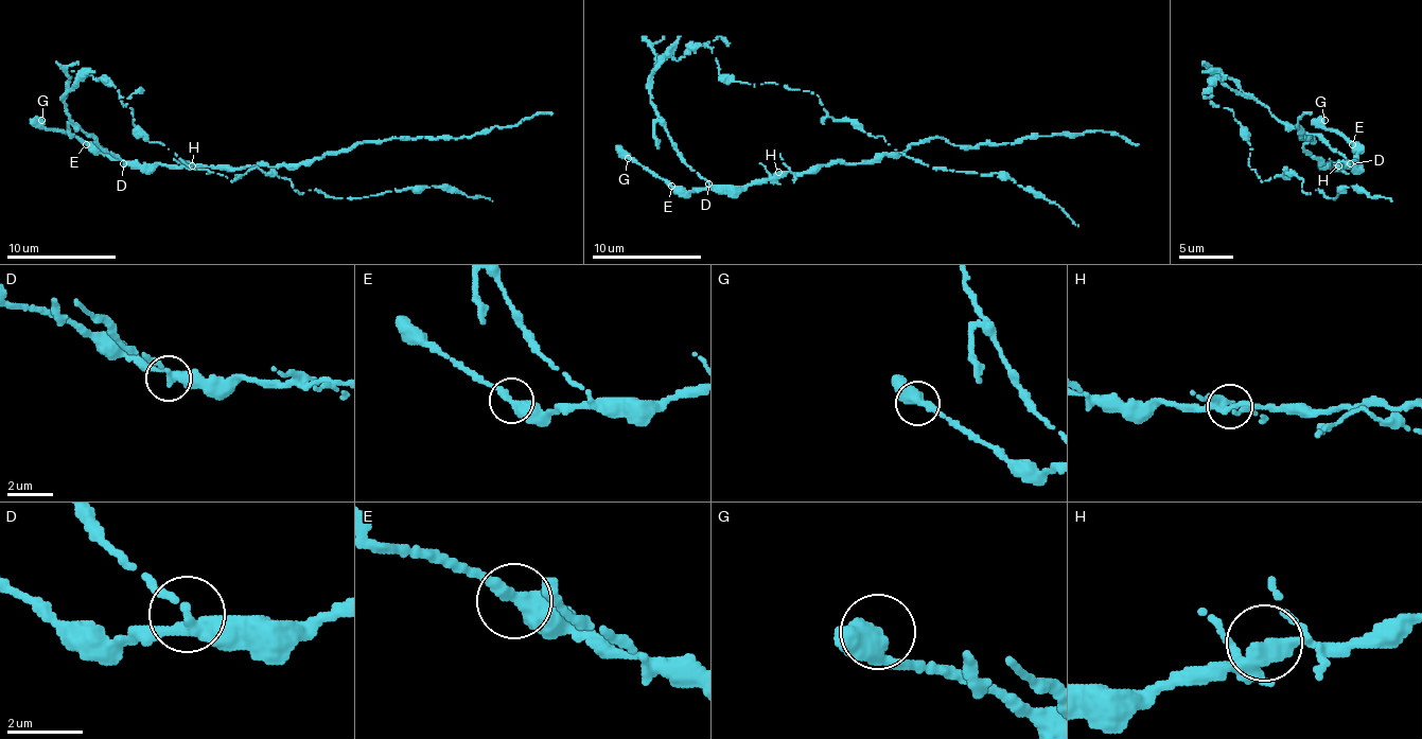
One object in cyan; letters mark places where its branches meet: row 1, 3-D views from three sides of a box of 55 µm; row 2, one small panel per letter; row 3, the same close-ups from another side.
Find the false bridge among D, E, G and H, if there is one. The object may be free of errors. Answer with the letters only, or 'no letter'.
D

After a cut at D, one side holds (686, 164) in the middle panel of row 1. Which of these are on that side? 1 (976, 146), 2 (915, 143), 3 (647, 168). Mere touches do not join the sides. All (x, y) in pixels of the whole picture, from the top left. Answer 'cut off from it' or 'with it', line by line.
1: cut off from it
2: cut off from it
3: cut off from it

